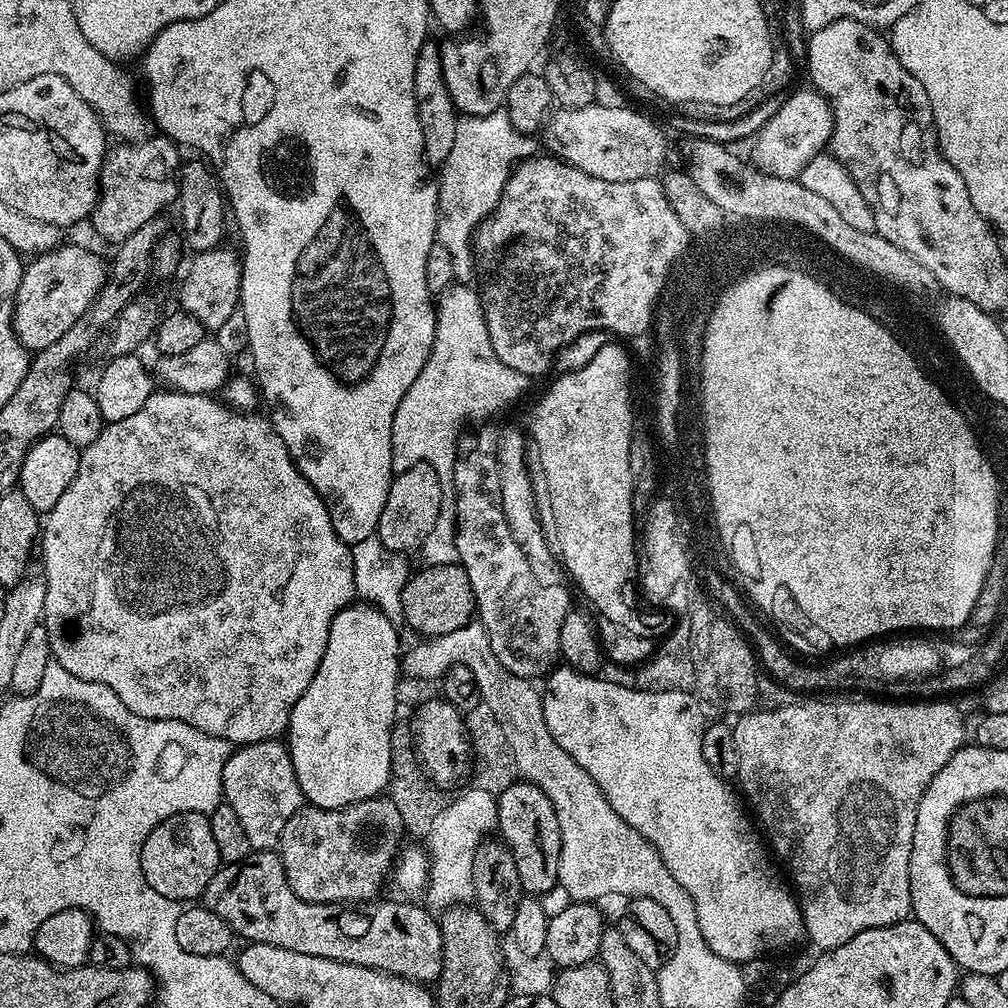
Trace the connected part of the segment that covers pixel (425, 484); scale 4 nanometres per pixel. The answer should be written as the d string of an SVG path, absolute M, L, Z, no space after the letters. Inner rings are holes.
M415 464L405 472L397 472L392 477L390 494L386 494L386 506L382 506L380 521L376 527L376 536L380 543L392 552L409 554L423 549L434 522L442 510L442 485L438 474L430 464Z

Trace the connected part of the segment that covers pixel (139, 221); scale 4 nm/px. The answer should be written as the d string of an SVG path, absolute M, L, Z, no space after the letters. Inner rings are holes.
M163 134L153 135L141 144L124 142L116 147L107 153L100 171L100 190L90 217L97 234L112 246L120 245L130 234L142 230L146 222L165 211L167 204L177 203L178 173L182 167L181 149L176 141Z

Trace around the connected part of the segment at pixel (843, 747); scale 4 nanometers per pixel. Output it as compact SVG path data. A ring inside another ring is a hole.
M800 698L794 706L743 713L737 719L740 721L731 725L731 730L734 734L734 746L738 750L738 770L735 779L740 780L739 791L743 793L746 800L748 795L747 803L750 808L752 803L751 811L754 816L756 811L755 819L758 824L760 819L759 827L771 851L773 853L776 851L788 867L787 879L798 897L807 939L809 941L812 939L816 950L827 950L850 942L850 938L854 938L862 930L890 926L912 916L910 854L914 846L914 822L918 818L918 802L922 802L922 794L934 778L934 774L938 774L938 770L946 766L946 762L959 748L965 747L966 739L964 740L963 714L954 705L947 704L949 701L944 698L929 698L919 702L896 702L900 704L891 704L888 700L816 699L820 698Z

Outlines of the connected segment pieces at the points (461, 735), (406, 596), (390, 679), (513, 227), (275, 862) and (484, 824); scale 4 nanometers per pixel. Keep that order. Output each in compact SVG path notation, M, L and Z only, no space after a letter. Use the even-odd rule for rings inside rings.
M429 698L417 706L410 725L416 757L433 784L449 790L473 775L473 746L469 740L466 720L449 700Z
M430 564L421 569L409 575L402 590L403 623L408 623L420 638L454 634L454 630L473 623L477 615L476 599L463 564Z
M367 602L342 609L330 626L330 638L322 662L310 678L310 686L294 702L286 733L298 786L314 808L348 808L359 800L379 797L391 778L391 730L396 723L396 685L401 681L402 647L397 625Z
M537 154L513 167L498 206L476 227L474 248L492 256L515 240L520 241L509 250L496 277L482 288L480 301L498 358L518 374L536 378L551 373L559 352L587 331L610 331L616 338L648 332L668 271L687 250L690 234L678 222L659 179L647 176L634 182L606 182L551 155Z
M254 850L242 862L223 865L210 878L202 897L203 907L214 910L222 922L232 927L241 941L253 944L269 944L282 950L295 950L297 954L310 954L314 958L330 958L347 964L357 964L385 972L391 976L401 976L407 980L417 980L425 986L439 981L444 957L444 943L440 933L440 922L431 916L427 907L416 904L403 904L402 901L377 899L363 906L342 904L319 904L306 902L290 890L286 882L286 870L279 855L272 850Z
M475 786L469 788L453 801L451 799L445 803L424 834L428 861L425 903L432 908L445 908L472 900L474 854L491 833L489 831L497 829L496 796Z

